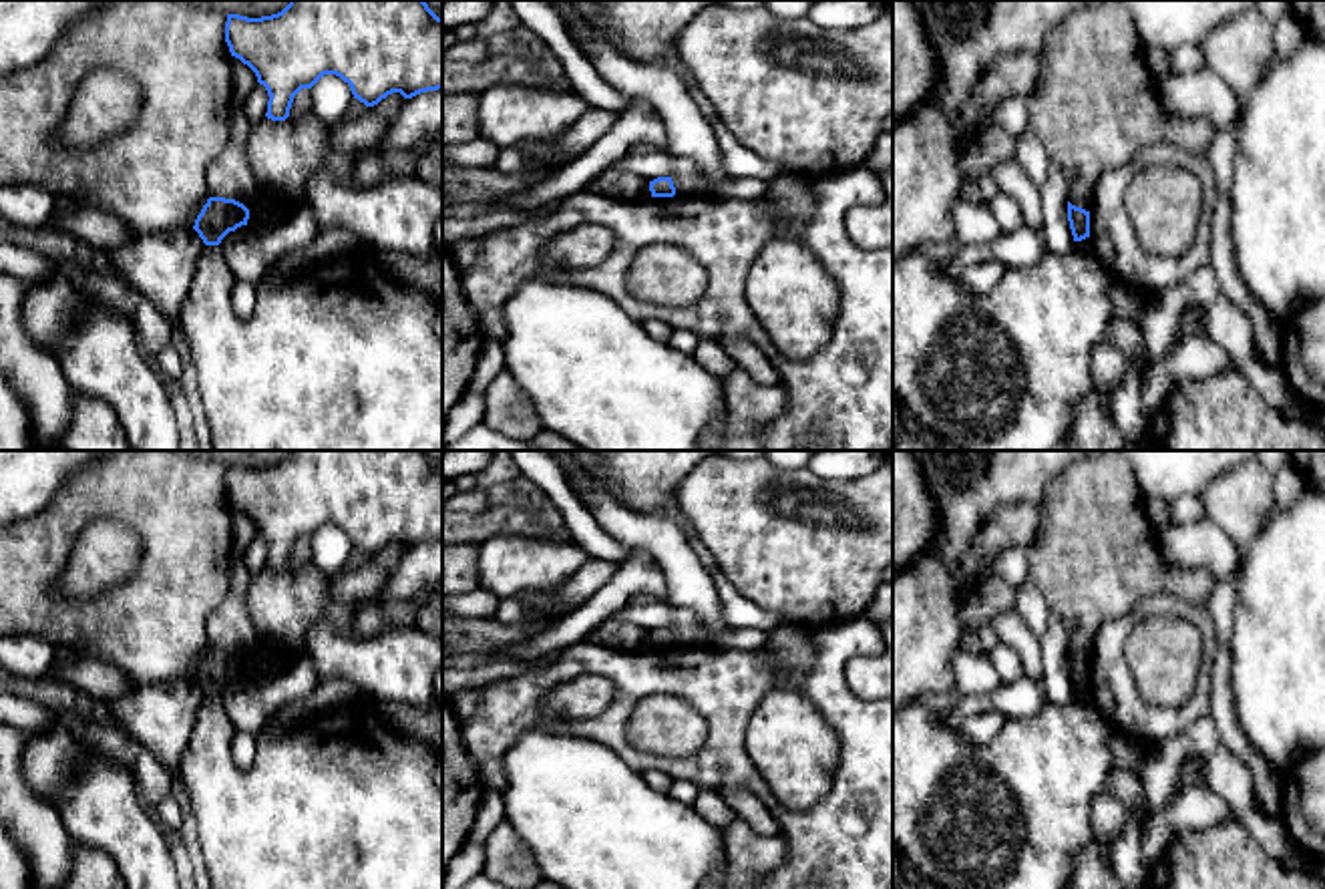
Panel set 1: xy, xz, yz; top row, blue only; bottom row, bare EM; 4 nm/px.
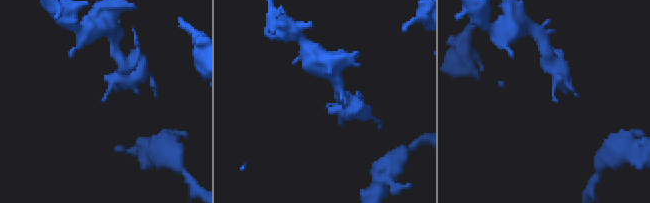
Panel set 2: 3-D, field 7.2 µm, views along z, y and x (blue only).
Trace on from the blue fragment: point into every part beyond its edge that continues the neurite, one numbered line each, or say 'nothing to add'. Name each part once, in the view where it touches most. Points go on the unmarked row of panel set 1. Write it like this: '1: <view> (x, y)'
nothing to add

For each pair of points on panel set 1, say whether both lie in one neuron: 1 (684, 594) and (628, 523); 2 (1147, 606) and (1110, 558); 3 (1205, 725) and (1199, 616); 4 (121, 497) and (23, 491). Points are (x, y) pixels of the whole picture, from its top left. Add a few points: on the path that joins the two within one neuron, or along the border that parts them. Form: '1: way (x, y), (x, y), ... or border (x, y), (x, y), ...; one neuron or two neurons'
1: way (684, 574), (648, 534); one neuron
2: border (1187, 600), (1147, 594), (1100, 624); two neurons
3: border (1209, 713), (1165, 741); two neurons
4: border (81, 471), (41, 511), (21, 521); two neurons

